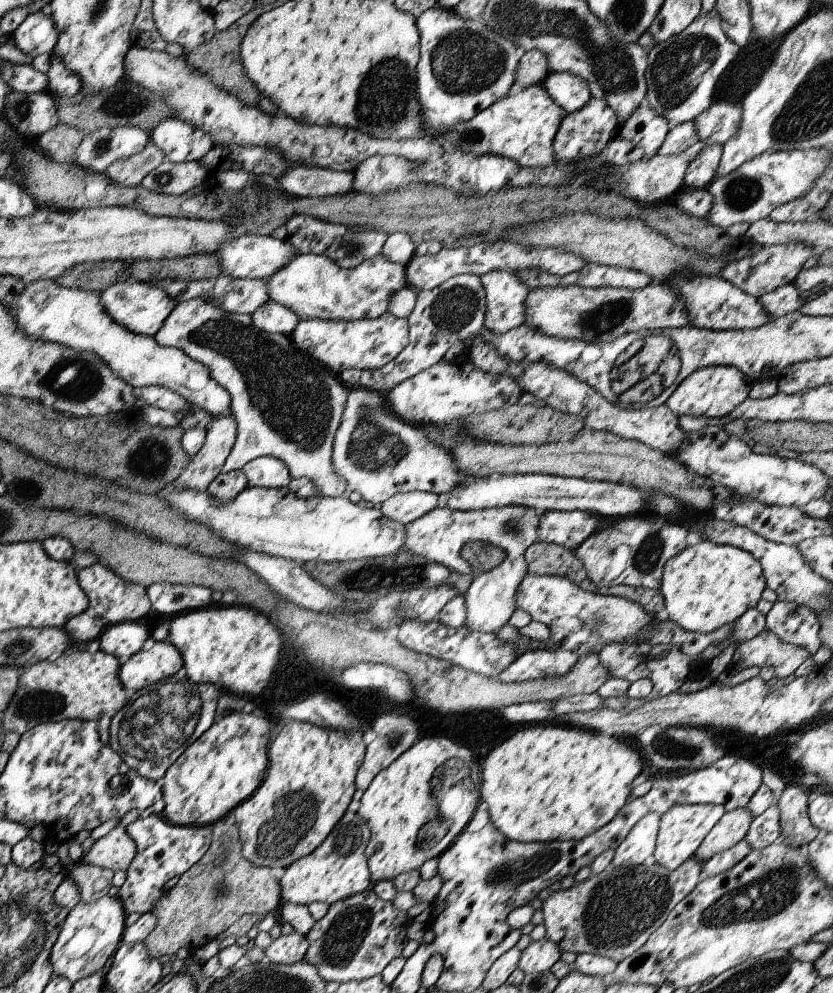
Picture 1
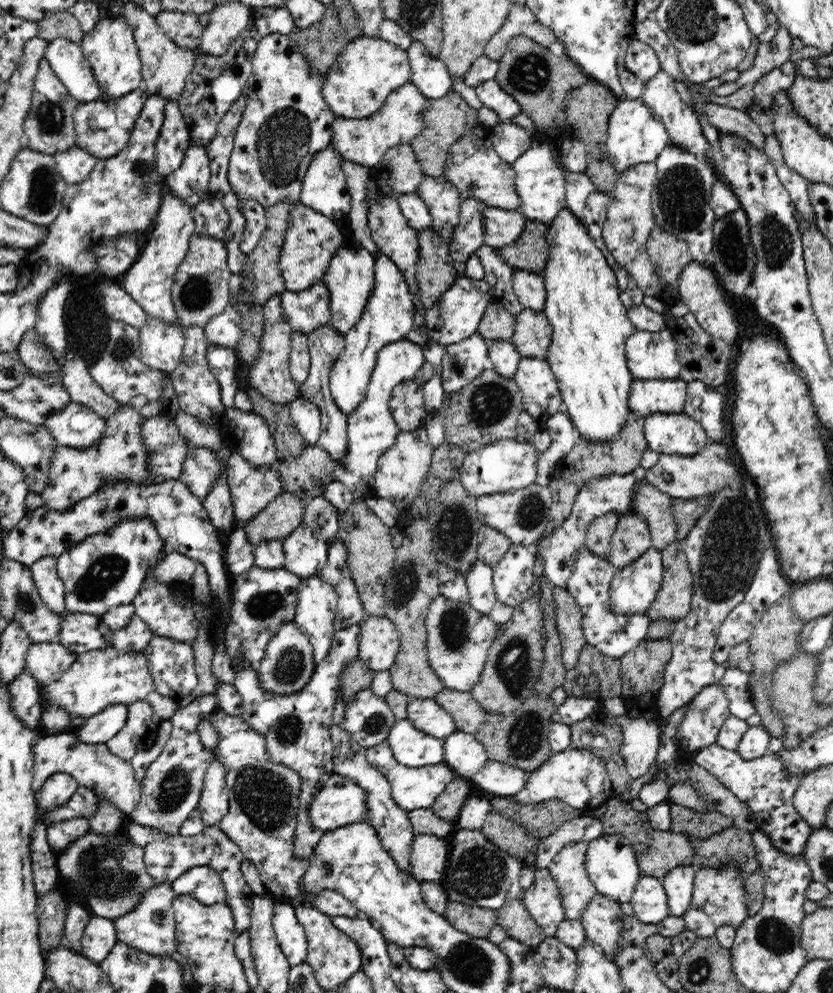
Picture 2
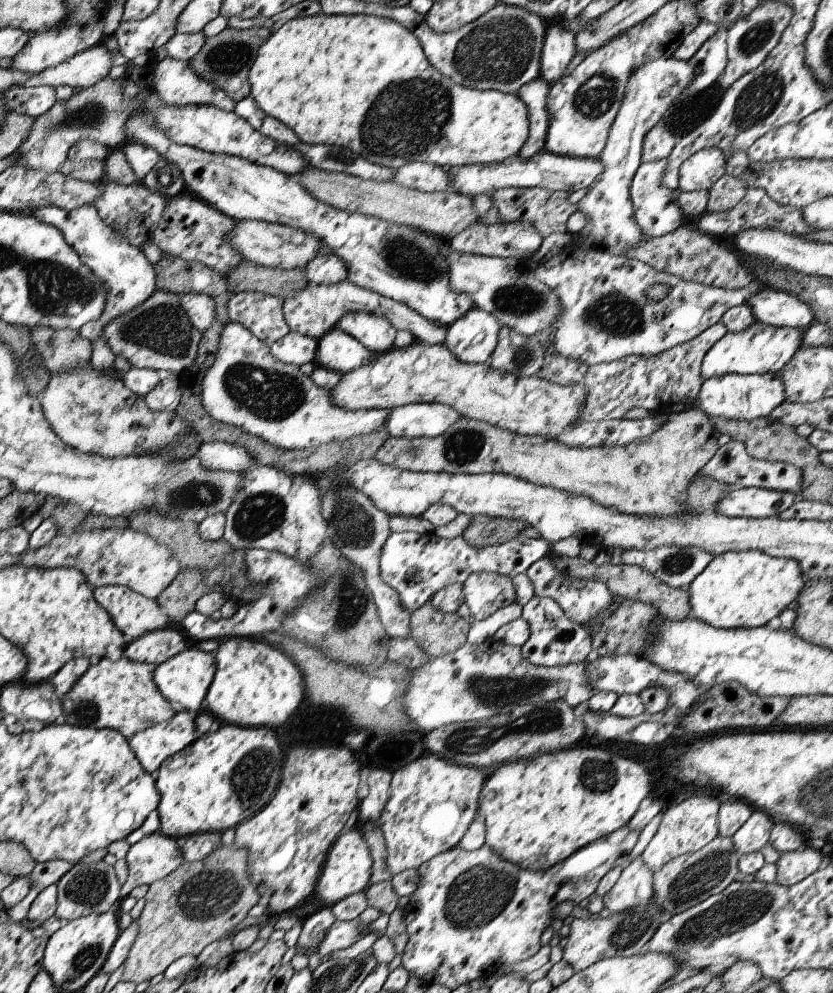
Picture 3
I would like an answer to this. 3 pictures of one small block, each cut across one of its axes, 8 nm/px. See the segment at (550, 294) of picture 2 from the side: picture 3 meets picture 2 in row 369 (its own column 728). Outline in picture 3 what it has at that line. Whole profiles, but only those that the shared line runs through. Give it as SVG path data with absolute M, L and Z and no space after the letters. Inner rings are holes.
M758 550L729 551L714 556L709 566L686 588L691 618L718 629L765 626L782 610L793 606L805 584L798 562L772 557Z

